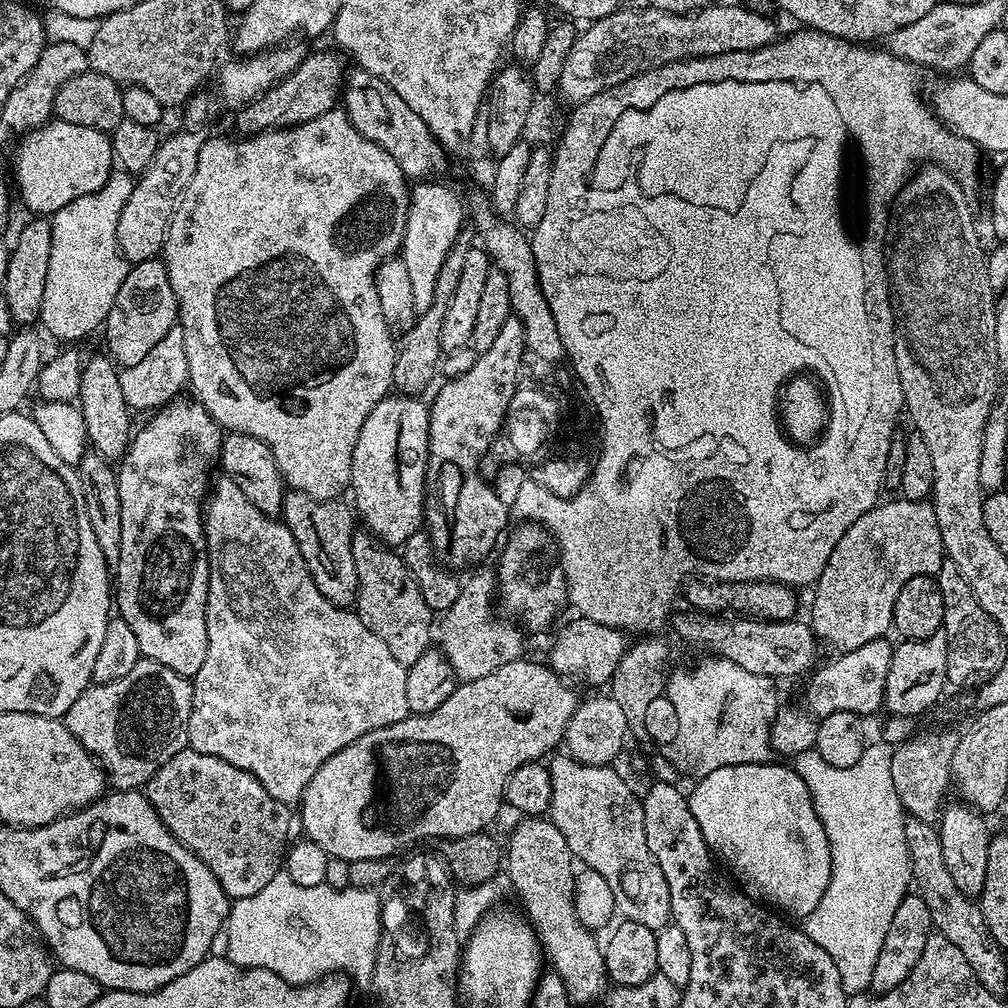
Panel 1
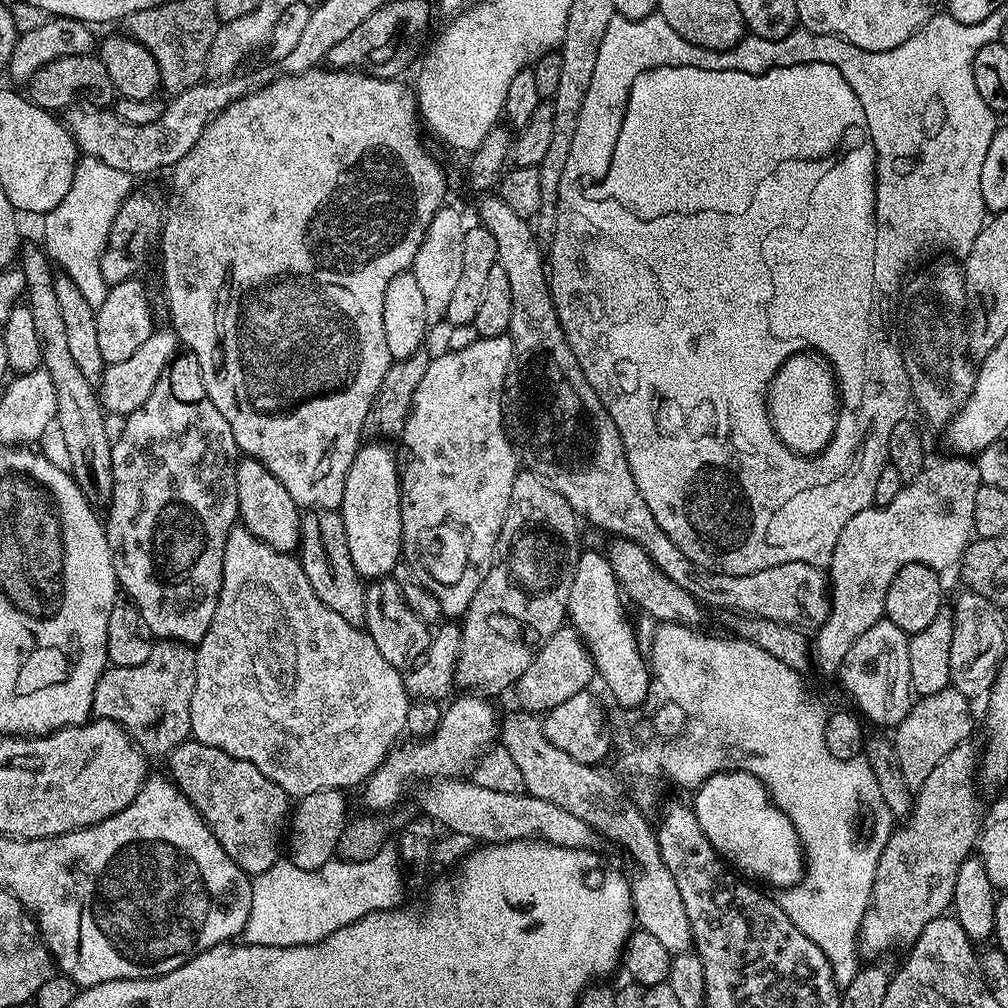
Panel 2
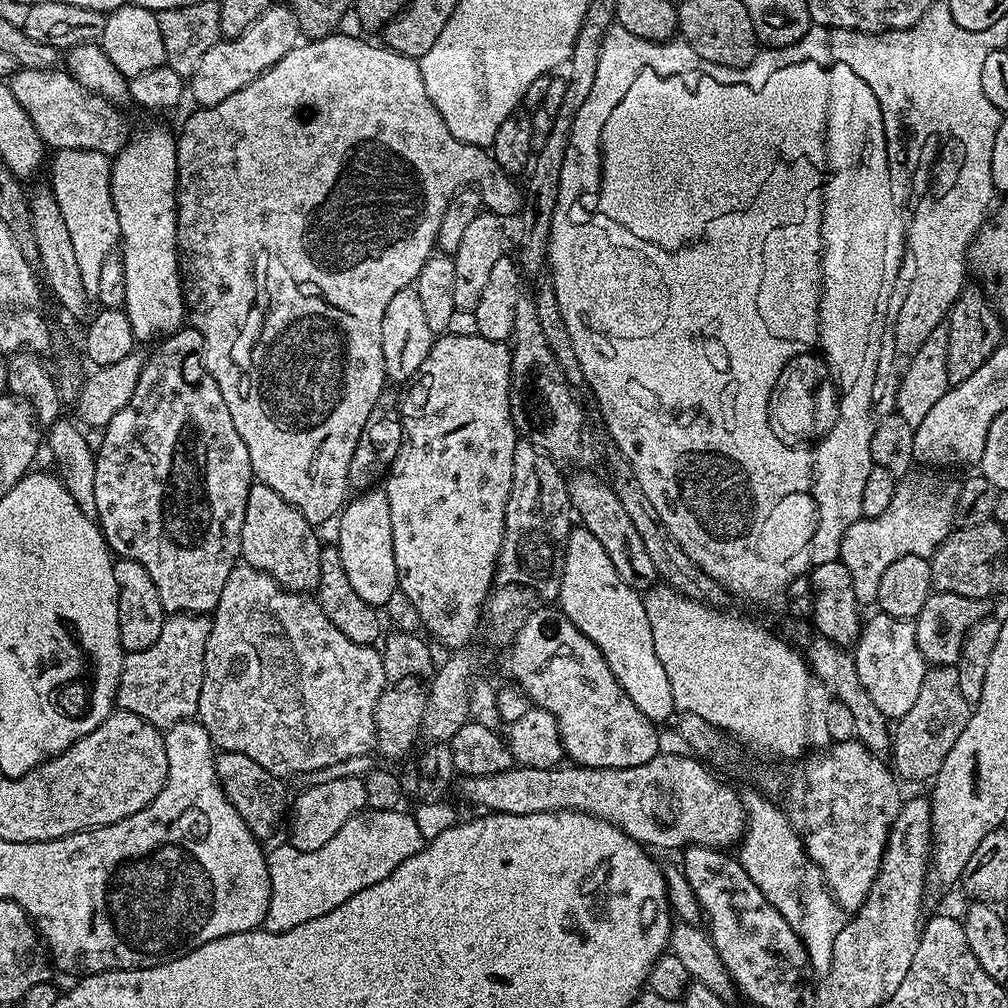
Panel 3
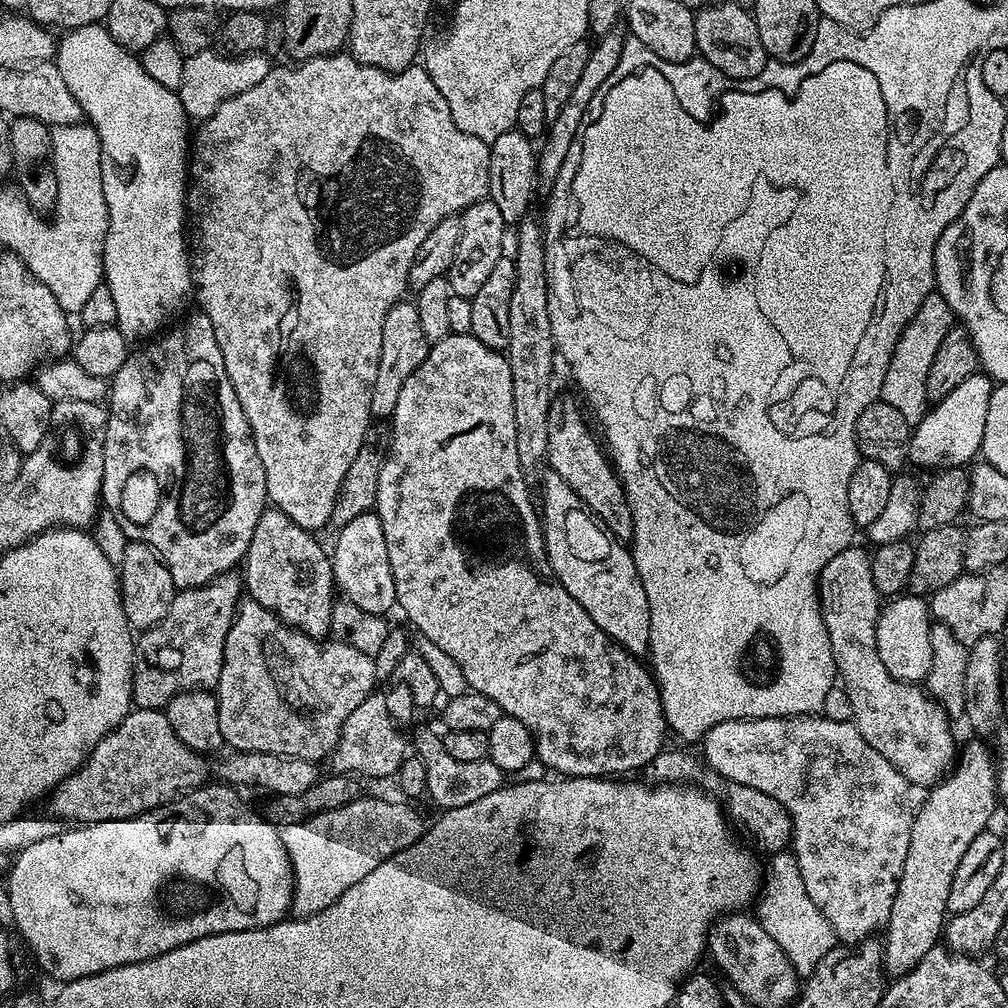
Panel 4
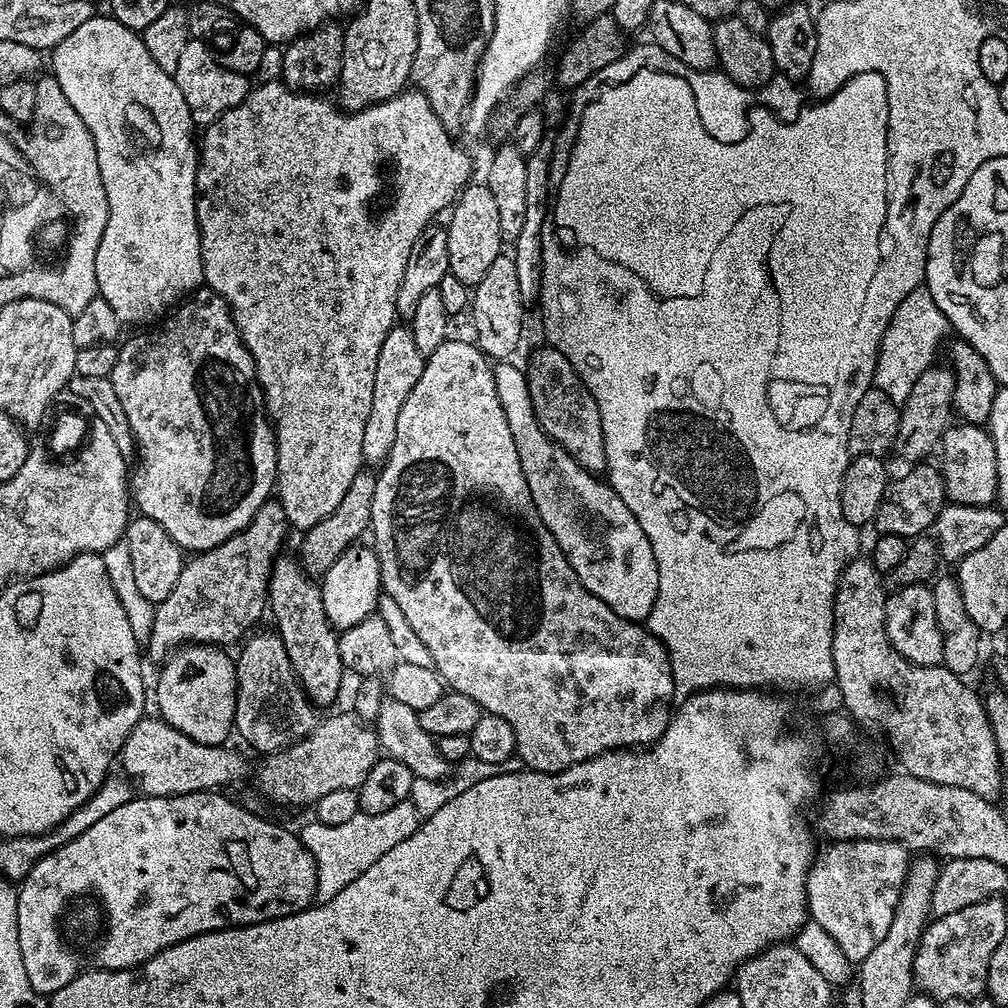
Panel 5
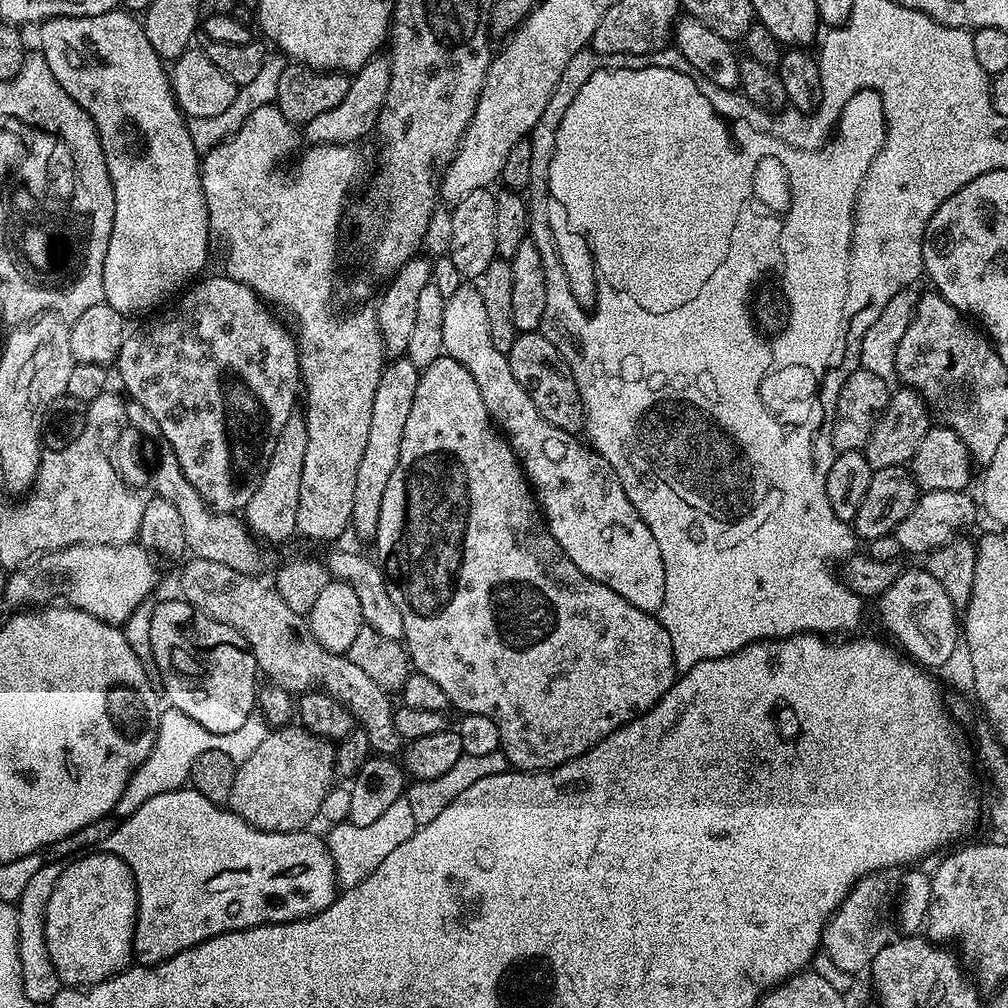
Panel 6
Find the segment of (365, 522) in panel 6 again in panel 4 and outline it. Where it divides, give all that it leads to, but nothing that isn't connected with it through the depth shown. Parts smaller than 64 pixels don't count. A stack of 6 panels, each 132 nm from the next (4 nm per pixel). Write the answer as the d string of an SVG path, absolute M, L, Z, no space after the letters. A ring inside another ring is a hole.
M401 302L395 304L382 322L382 354L378 358L378 374L374 377L374 390L370 394L370 410L373 417L391 417L394 406L398 406L398 394L402 386L426 358L430 342L422 330L422 321L418 319L415 303ZM384 416L384 417L380 417Z

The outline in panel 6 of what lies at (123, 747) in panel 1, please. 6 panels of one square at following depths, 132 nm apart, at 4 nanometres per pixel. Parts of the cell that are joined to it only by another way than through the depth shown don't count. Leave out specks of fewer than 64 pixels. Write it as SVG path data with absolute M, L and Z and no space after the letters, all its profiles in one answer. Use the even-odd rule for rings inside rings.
M293 410L290 418L286 418L286 426L282 426L282 434L278 434L278 442L274 442L274 454L270 454L270 462L266 462L266 474L262 474L258 490L254 490L250 502L246 502L242 510L249 532L261 541L280 544L297 535L298 490L302 488L302 465L306 462L307 441L303 415Z

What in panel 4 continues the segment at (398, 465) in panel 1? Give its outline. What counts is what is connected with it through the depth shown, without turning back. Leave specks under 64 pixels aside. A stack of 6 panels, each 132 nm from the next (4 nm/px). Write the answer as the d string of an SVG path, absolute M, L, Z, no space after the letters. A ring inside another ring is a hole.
M375 511L358 514L336 535L336 549L331 549L332 579L339 595L354 602L361 610L384 616L397 607L394 574L390 574L390 557L386 555L386 534L382 534L382 522Z

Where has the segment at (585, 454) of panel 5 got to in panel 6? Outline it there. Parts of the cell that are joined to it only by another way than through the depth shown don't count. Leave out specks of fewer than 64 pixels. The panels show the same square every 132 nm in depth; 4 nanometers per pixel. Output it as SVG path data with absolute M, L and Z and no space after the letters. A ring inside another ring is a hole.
M522 332L517 335L514 346L506 353L510 362L510 374L518 378L518 386L530 394L530 402L538 406L538 414L546 418L558 430L576 434L584 426L584 407L578 394L578 386L574 382L574 374L570 374L570 366L562 358L562 354L546 338L543 332Z

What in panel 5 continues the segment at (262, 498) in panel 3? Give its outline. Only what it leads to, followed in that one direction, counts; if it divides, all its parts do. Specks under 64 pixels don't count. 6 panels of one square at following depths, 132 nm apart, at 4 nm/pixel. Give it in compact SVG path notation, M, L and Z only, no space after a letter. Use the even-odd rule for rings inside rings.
M295 555L276 557L272 576L268 579L268 608L274 616L277 635L286 646L292 669L308 699L318 708L330 705L337 698L342 678L346 676L339 657L338 634L326 618L319 583L309 576Z

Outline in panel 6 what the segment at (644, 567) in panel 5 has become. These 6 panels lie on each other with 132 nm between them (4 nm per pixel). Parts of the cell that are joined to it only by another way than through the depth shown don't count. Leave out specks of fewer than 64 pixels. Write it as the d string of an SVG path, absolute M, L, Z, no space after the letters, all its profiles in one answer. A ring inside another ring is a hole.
M461 283L460 289L450 294L444 301L442 314L442 346L444 355L454 358L454 362L462 362L466 370L470 370L474 383L482 393L482 402L486 402L488 418L508 441L516 459L528 477L529 485L534 489L538 507L548 525L550 534L562 546L562 550L594 582L602 582L602 586L610 586L614 594L622 594L630 606L638 606L643 612L659 613L662 598L666 594L666 570L662 566L662 550L658 550L658 542L654 542L654 534L642 522L638 510L626 498L622 490L622 482L618 474L587 443L576 441L577 437L566 430L558 430L542 414L538 414L538 406L530 402L530 394L518 386L518 378L510 374L510 362L507 355L499 352L490 342L490 321L486 319L486 306L482 303L482 294L471 283Z

